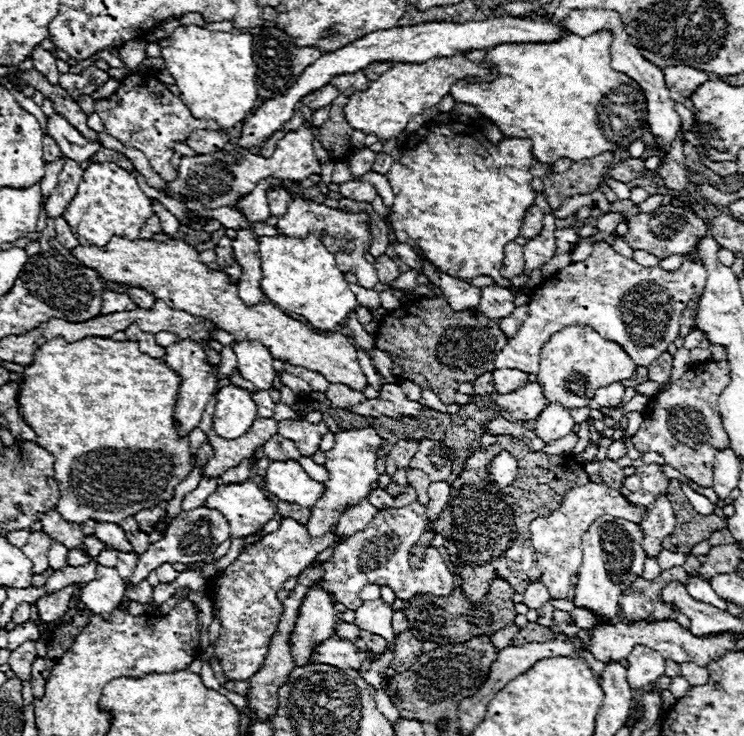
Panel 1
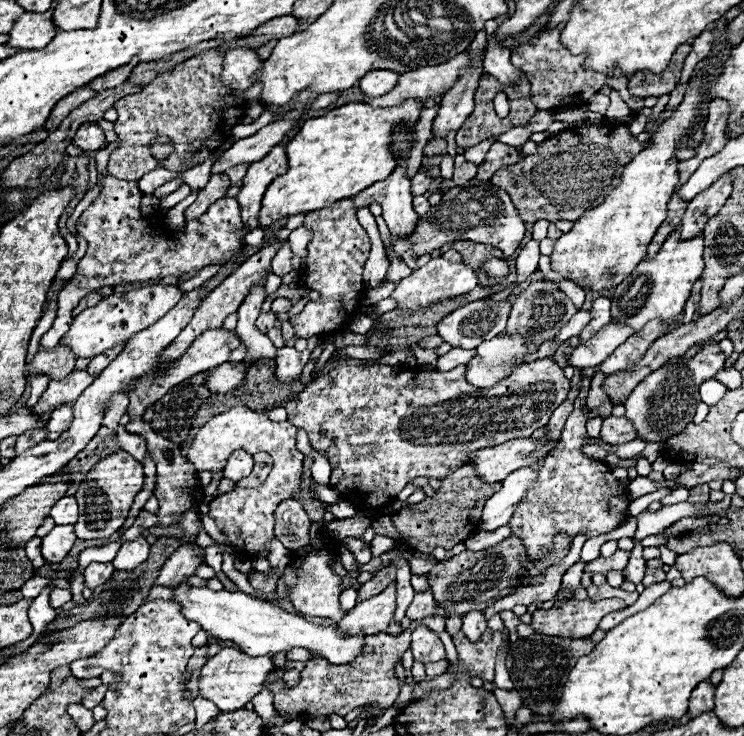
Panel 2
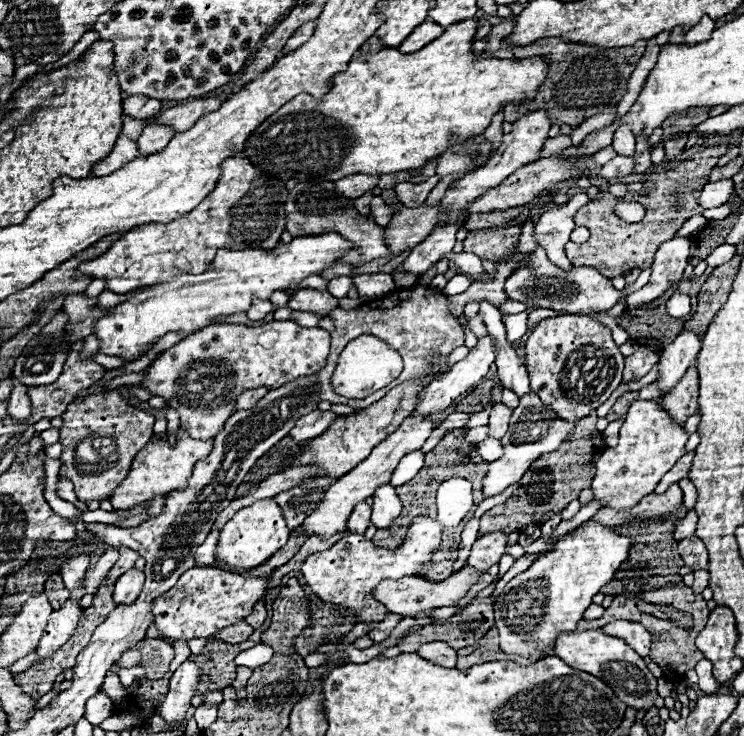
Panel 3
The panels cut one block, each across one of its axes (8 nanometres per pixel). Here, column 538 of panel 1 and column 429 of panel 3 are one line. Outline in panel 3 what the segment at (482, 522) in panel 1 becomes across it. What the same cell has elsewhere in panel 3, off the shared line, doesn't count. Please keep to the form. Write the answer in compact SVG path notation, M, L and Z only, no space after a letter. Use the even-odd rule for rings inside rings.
M454 430L454 432L450 432L434 450L430 450L430 452L426 454L426 462L424 462L422 470L420 470L410 482L406 482L404 486L396 488L396 494L398 494L398 498L400 498L400 502L402 502L402 508L404 508L404 510L402 510L402 516L398 516L386 530L378 530L376 536L374 536L374 544L384 546L384 548L396 548L396 544L402 542L404 532L406 532L406 528L408 528L408 524L410 524L410 520L412 520L414 516L430 516L430 518L436 518L436 490L438 490L438 486L440 486L444 480L448 480L450 476L464 476L464 478L470 478L472 488L474 488L474 506L472 506L472 510L468 512L468 516L460 522L460 526L456 526L456 528L444 528L444 530L442 530L442 546L452 546L452 548L456 548L456 550L440 550L440 552L434 554L434 564L432 564L432 570L430 570L430 574L428 574L430 580L444 580L444 578L450 576L452 564L454 564L454 560L458 558L460 532L462 532L462 528L466 526L468 518L474 514L476 506L484 500L482 482L480 482L480 480L486 476L486 464L484 464L484 462L476 462L476 464L474 464L476 446L474 446L474 444L468 444L468 442L462 438L462 434L464 434L464 430Z

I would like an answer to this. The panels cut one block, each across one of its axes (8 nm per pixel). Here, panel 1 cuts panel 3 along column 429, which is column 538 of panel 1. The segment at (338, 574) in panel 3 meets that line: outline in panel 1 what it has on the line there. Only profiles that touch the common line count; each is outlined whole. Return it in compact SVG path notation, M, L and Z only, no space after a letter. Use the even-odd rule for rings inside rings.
M588 482L584 486L578 486L578 488L572 488L570 492L566 492L562 496L560 508L554 510L550 516L540 516L530 522L532 546L536 550L538 570L542 574L540 580L546 584L546 588L554 600L562 600L568 596L570 578L572 578L572 574L578 574L578 568L582 564L582 550L580 550L582 534L586 532L586 528L590 528L590 524L596 518L600 518L604 514L612 514L616 518L624 518L630 522L642 522L644 516L648 514L648 508L628 504L622 498L622 494L614 488L610 488L608 484Z

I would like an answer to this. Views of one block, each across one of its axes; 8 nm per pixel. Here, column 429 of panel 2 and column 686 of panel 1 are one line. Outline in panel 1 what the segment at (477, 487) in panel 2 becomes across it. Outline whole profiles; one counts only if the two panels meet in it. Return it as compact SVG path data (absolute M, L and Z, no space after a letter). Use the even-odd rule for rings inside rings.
M670 480L666 496L670 496L670 504L676 516L674 532L662 542L666 550L678 554L690 554L698 542L708 540L712 532L726 528L724 516L722 518L716 514L702 516L692 508L692 504L688 502L688 498L680 488L680 480Z

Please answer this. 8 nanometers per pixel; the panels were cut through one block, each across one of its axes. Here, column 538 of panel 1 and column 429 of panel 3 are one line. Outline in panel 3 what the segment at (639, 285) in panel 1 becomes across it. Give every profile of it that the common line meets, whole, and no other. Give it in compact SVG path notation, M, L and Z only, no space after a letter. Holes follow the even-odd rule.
M414 284L414 286L408 286L408 288L396 288L394 296L386 294L386 298L380 300L380 306L378 306L378 300L372 300L368 304L362 304L362 306L354 308L354 310L334 308L334 312L328 312L328 316L334 322L334 330L330 332L330 336L332 336L330 356L328 356L326 368L322 368L322 372L316 374L316 382L312 384L312 390L316 394L320 394L322 400L328 400L330 404L346 404L346 406L352 406L352 408L368 408L387 393L386 387L384 387L366 398L346 400L346 398L338 396L336 392L332 392L330 374L334 370L334 364L338 364L338 356L340 356L342 348L346 348L346 344L350 340L354 340L362 334L376 336L376 338L384 340L386 344L390 344L394 350L400 352L400 356L404 360L402 382L416 380L416 378L424 376L426 370L428 370L428 360L430 360L432 352L440 352L442 356L448 356L454 348L464 344L464 328L450 314L448 298L440 290L434 290L430 286Z

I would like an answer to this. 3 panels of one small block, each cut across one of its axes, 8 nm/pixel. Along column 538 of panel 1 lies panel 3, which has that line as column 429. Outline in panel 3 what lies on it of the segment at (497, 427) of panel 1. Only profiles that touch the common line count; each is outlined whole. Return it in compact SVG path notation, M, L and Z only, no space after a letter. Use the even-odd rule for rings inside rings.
M454 412L454 414L450 414L442 424L440 424L440 428L438 430L434 430L434 434L432 434L432 438L430 440L426 440L426 444L422 446L422 452L430 452L448 432L452 432L452 430L460 430L460 428L466 428L466 424L468 424L468 420L470 420L470 414L466 414L466 412Z

